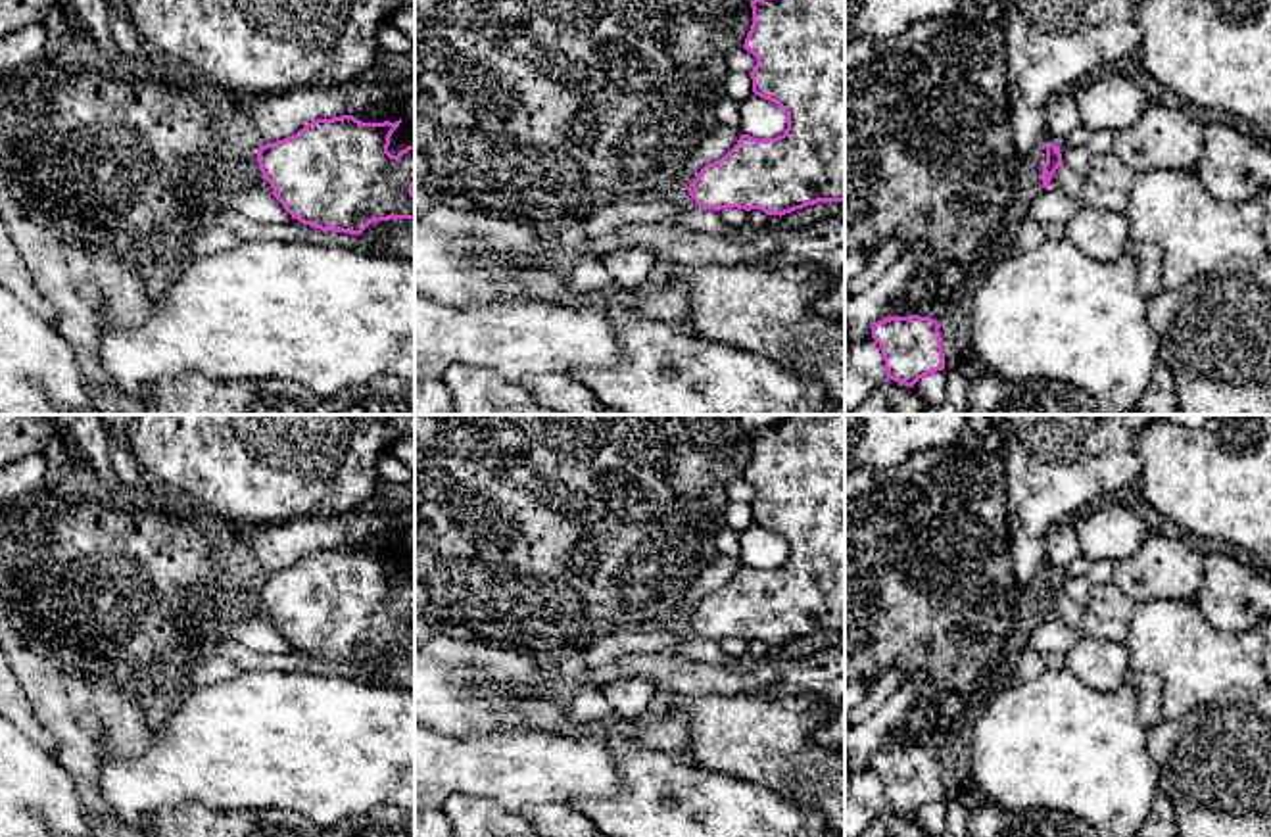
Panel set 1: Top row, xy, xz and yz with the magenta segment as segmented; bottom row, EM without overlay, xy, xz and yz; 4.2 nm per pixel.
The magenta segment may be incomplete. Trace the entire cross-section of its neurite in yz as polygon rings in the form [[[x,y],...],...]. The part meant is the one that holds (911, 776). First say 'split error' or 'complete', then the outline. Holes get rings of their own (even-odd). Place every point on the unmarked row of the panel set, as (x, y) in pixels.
complete; [[[889,747],[872,756],[879,774],[887,808],[914,816],[920,808],[945,799],[941,754],[929,747]]]

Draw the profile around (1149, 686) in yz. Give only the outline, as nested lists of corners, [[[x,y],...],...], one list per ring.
[[[1127,672],[1125,683],[1131,683],[1139,691],[1139,714],[1144,726],[1150,729],[1162,722],[1162,693],[1163,685],[1160,676],[1146,672]]]

